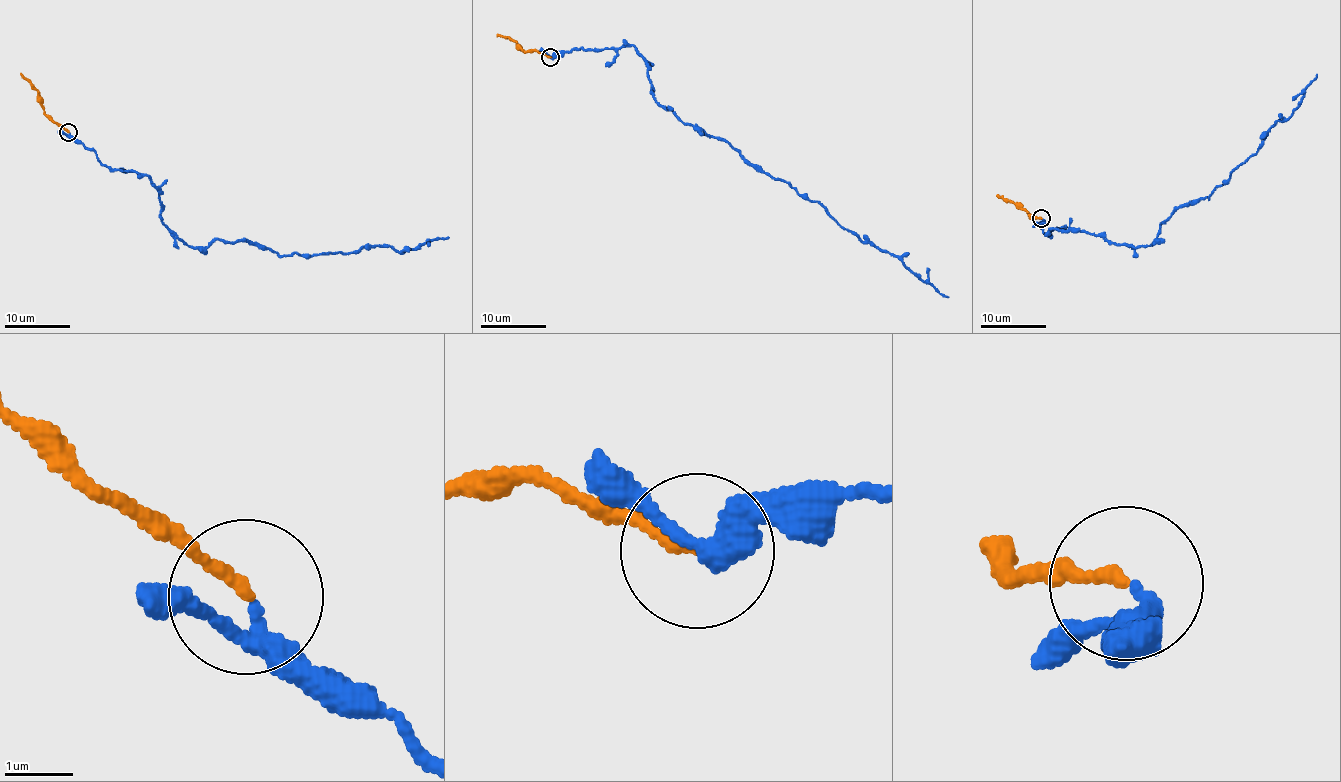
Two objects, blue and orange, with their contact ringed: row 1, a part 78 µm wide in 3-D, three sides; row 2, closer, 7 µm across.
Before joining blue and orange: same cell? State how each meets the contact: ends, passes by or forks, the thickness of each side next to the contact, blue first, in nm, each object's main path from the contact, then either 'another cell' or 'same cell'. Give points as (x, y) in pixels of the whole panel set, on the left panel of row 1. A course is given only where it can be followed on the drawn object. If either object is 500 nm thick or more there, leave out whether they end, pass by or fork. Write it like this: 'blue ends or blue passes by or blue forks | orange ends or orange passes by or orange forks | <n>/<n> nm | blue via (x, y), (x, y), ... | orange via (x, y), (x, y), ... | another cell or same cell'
blue passes by | orange ends | 240/170 nm | blue via (69, 133), (103, 165), (147, 175), (163, 225), (191, 246), (241, 240), (308, 257), (449, 237) | orange via (68, 132), (47, 116), (39, 94), (20, 73) | same cell

